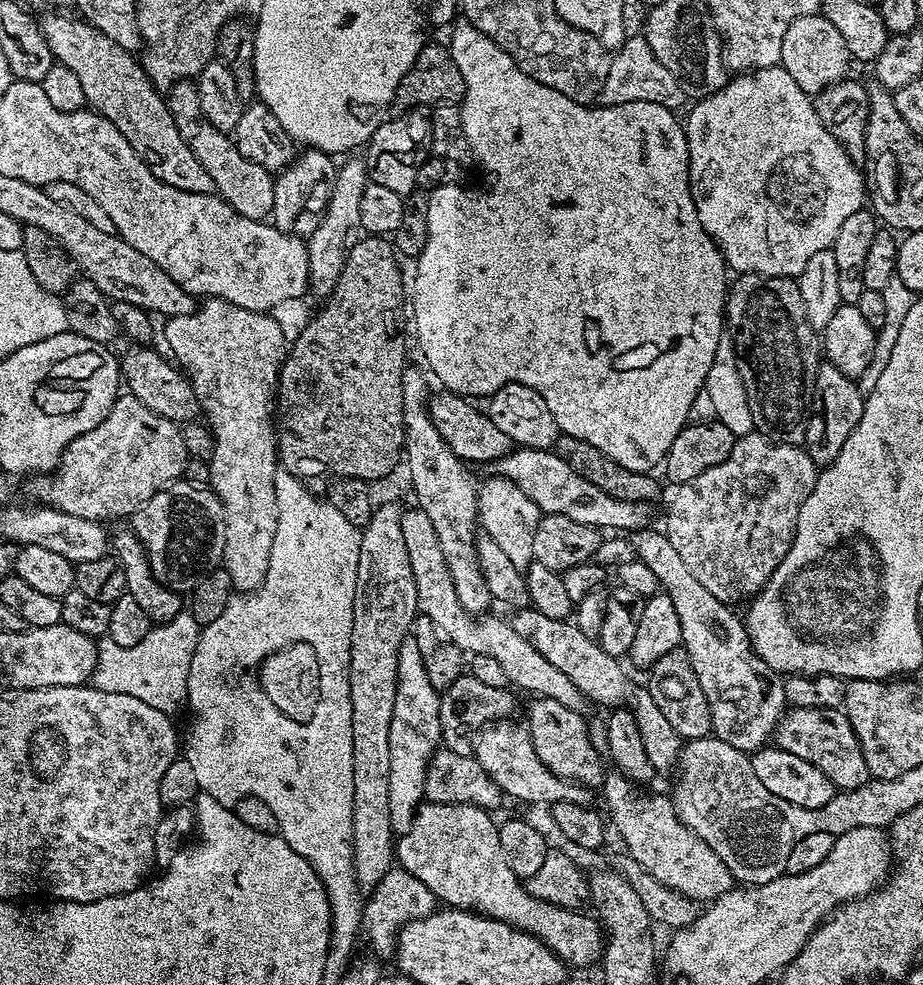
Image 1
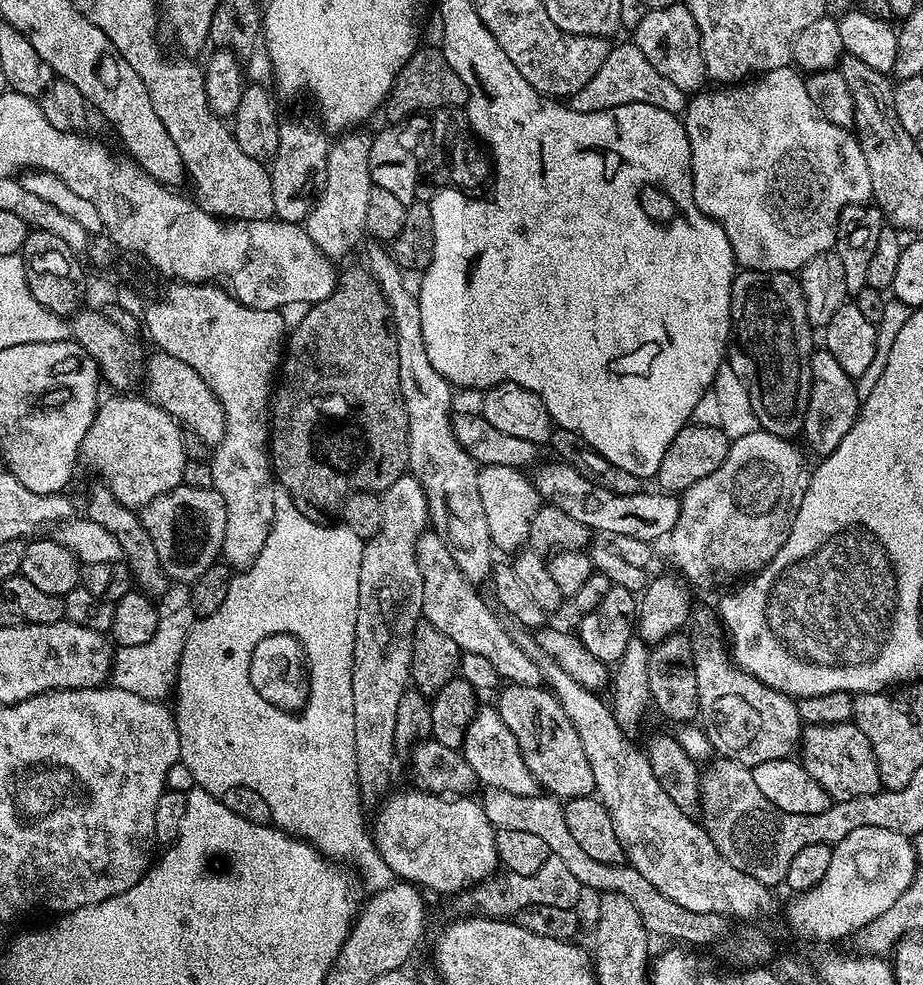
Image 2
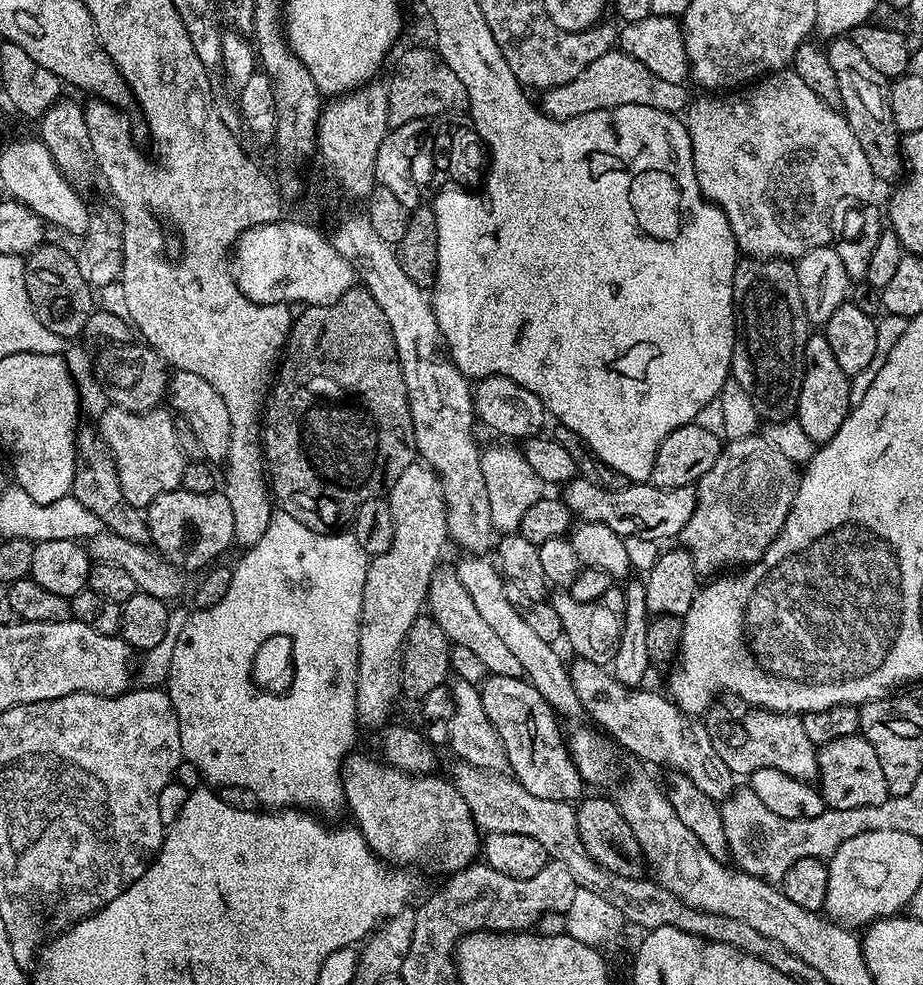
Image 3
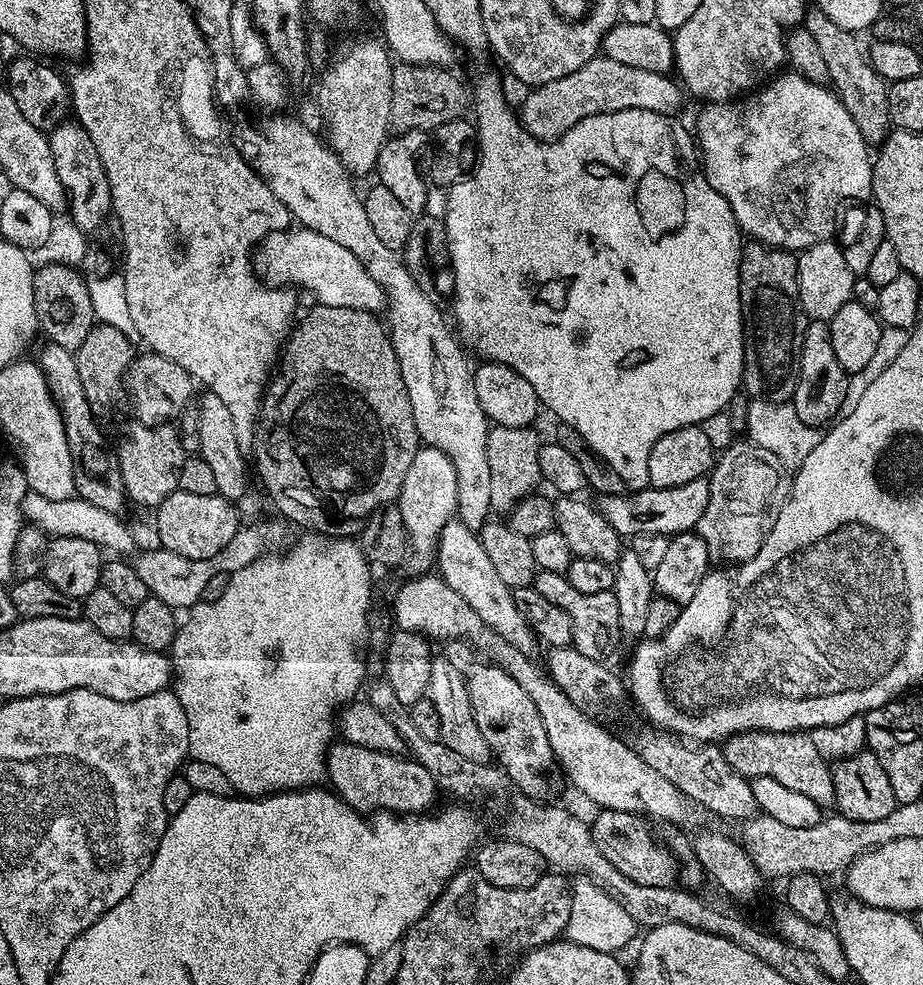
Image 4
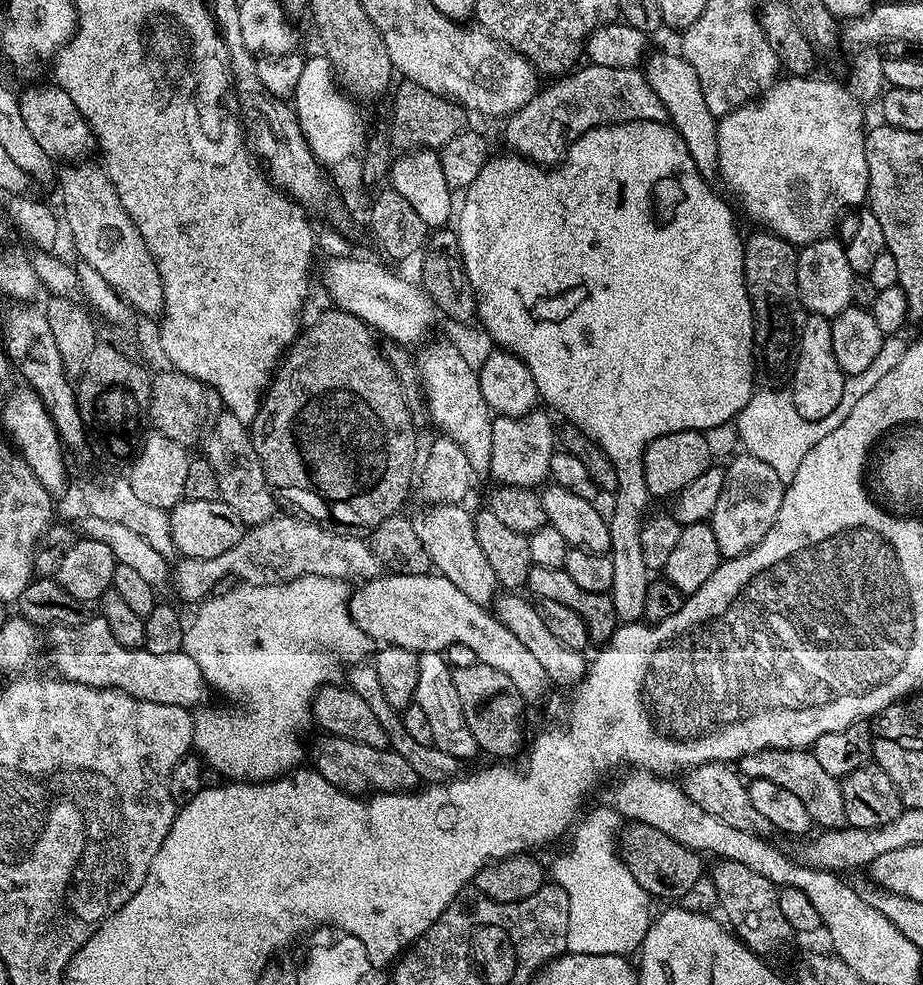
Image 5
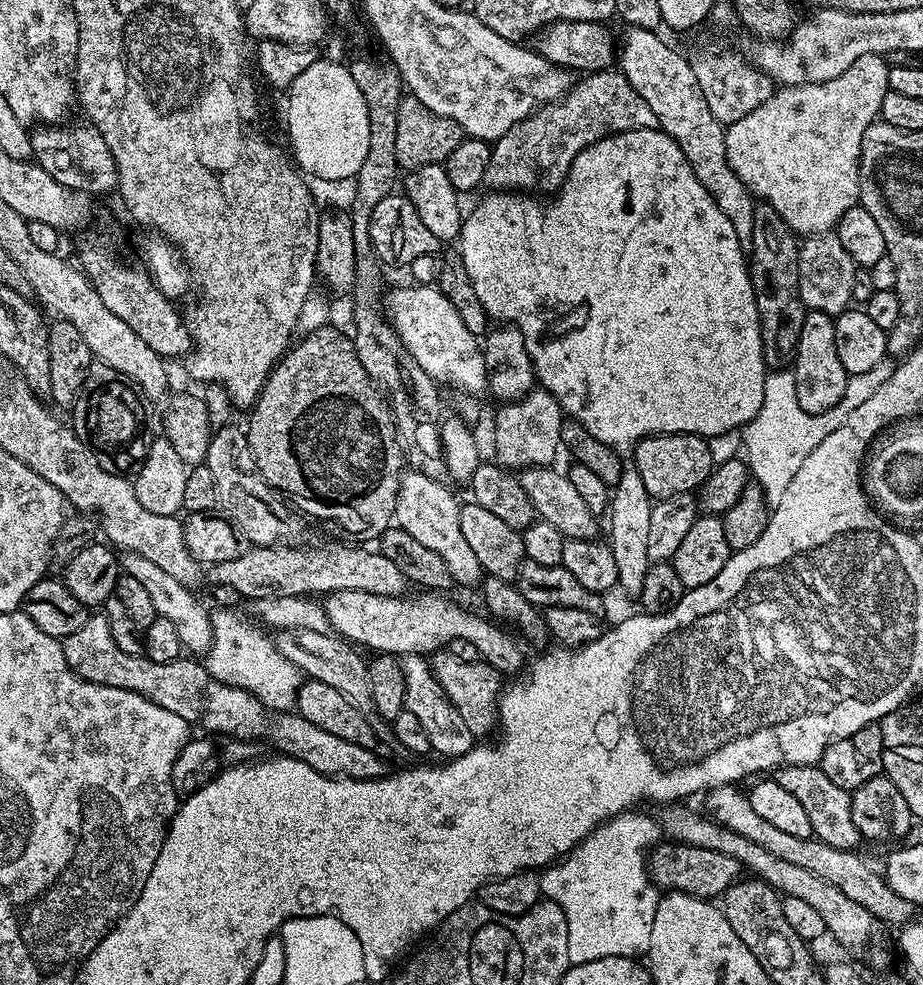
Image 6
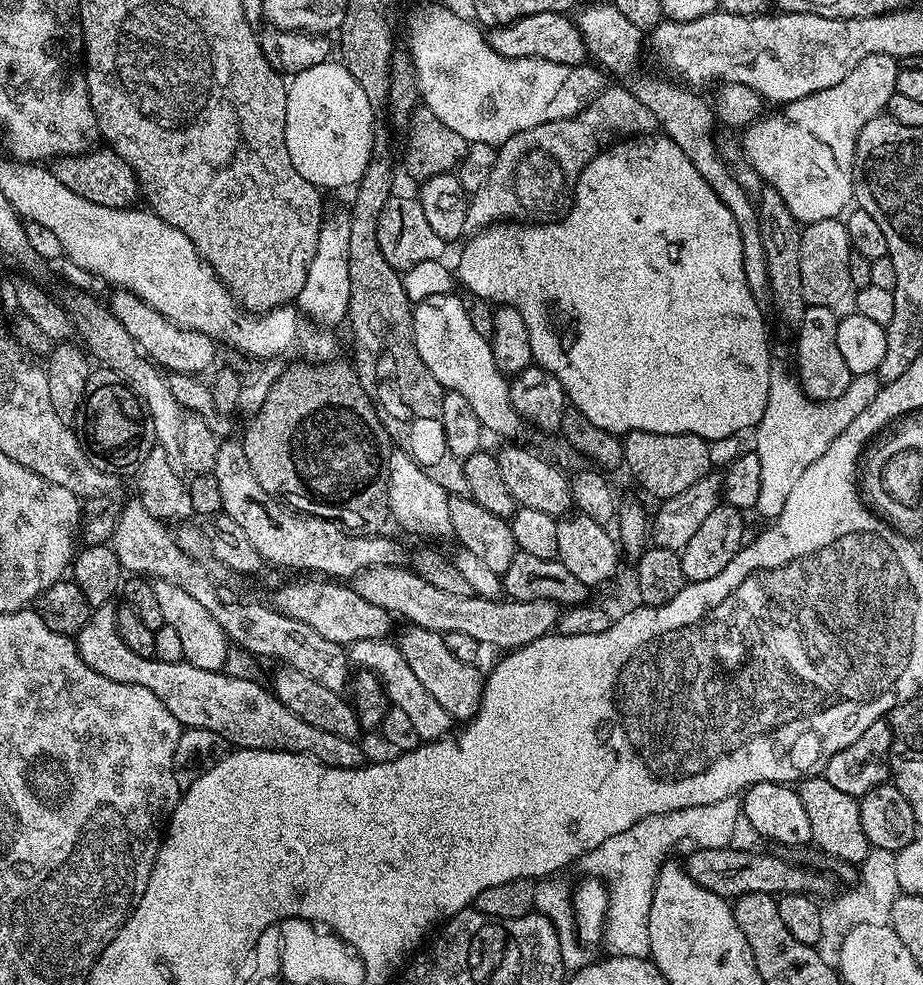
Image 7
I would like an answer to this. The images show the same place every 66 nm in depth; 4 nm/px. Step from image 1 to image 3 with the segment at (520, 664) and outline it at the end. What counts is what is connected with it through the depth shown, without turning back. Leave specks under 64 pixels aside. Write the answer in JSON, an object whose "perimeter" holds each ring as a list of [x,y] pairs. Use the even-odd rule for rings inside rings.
{"perimeter":[[[444,567],[436,568],[428,587],[426,608],[433,622],[446,633],[452,644],[466,646],[466,650],[471,650],[482,662],[485,673],[494,676],[523,677],[524,670],[514,658],[512,651],[509,651],[505,643],[490,630],[489,624],[478,614],[473,599],[466,592],[466,586],[462,586],[462,582],[459,581],[455,567]]]}

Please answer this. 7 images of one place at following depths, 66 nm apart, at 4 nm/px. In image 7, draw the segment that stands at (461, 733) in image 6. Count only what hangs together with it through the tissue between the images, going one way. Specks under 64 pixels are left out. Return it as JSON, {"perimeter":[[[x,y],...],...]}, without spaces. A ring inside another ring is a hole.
{"perimeter":[[[385,638],[354,642],[346,652],[351,667],[370,672],[379,680],[380,685],[384,687],[384,694],[388,698],[389,705],[405,712],[411,719],[414,730],[418,730],[421,741],[445,739],[451,733],[448,731],[454,727],[452,716],[446,714],[446,710],[442,710],[442,706],[438,706],[438,702],[434,702],[434,694],[430,694],[430,690],[426,690],[426,686],[422,686],[422,682],[418,682],[414,670],[410,670],[410,666],[406,666],[406,658],[402,658],[399,647],[393,641],[391,644],[390,641],[391,639]]]}

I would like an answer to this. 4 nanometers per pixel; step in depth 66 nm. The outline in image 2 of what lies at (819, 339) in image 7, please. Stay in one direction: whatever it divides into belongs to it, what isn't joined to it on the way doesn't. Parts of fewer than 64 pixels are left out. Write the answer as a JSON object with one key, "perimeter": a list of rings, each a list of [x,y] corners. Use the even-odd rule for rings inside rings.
{"perimeter":[[[827,350],[813,351],[810,370],[812,381],[802,440],[808,443],[809,450],[816,455],[816,458],[823,458],[838,450],[838,442],[842,442],[842,438],[850,434],[850,426],[854,426],[856,415],[860,412],[862,398],[856,393],[855,379],[848,376],[846,370],[842,370],[842,366],[838,366],[834,354],[830,354]]]}

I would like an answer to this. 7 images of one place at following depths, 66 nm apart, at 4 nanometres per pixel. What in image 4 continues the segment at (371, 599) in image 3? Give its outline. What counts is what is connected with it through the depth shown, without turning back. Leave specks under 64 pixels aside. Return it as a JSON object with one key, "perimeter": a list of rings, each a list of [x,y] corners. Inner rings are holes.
{"perimeter":[[[421,446],[414,454],[414,462],[410,462],[410,470],[406,470],[406,478],[402,482],[398,507],[400,520],[404,523],[404,534],[407,547],[412,552],[412,564],[416,570],[428,570],[437,559],[437,544],[443,527],[456,516],[458,502],[458,474],[454,470],[454,462],[442,450]]]}

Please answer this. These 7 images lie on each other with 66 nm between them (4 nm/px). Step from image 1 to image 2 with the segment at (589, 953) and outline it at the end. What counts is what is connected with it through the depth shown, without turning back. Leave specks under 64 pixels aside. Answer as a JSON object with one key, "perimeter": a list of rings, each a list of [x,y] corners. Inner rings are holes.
{"perimeter":[[[393,791],[383,801],[385,804],[376,816],[374,843],[384,860],[384,868],[396,875],[393,877],[415,884],[429,893],[432,891],[459,894],[473,884],[487,881],[493,875],[491,872],[498,868],[500,859],[496,853],[496,829],[493,828],[490,818],[486,818],[483,803],[479,799],[471,800],[473,797],[468,794],[439,796],[436,792],[415,791]]]}

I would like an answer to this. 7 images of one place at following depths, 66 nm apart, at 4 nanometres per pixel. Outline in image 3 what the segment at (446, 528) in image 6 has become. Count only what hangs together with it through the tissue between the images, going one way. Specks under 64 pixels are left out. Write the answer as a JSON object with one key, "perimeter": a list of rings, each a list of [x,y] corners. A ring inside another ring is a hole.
{"perimeter":[[[468,554],[459,563],[455,563],[455,570],[458,574],[462,586],[466,586],[466,592],[474,601],[478,614],[489,624],[490,630],[501,639],[512,651],[514,658],[524,670],[524,676],[529,683],[535,686],[535,689],[546,699],[547,704],[559,717],[578,718],[583,717],[584,711],[581,706],[581,700],[574,691],[573,683],[570,682],[567,663],[562,662],[561,656],[556,652],[555,645],[543,641],[541,637],[515,610],[513,604],[506,597],[505,580],[500,575],[499,567],[493,561],[486,561],[485,557]]]}

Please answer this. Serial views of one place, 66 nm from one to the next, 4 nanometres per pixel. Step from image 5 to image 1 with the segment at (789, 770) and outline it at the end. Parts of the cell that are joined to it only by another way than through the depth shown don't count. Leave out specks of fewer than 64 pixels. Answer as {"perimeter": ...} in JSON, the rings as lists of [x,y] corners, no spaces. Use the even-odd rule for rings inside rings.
{"perimeter":[[[655,527],[638,528],[630,536],[636,559],[654,574],[663,595],[674,602],[678,622],[682,622],[682,648],[692,660],[702,693],[710,706],[712,732],[722,742],[730,742],[734,750],[746,753],[760,751],[773,739],[776,724],[786,711],[788,699],[784,693],[781,673],[774,671],[752,650],[745,621],[735,616],[729,605],[723,604],[686,567],[686,561],[674,550],[670,538]]]}

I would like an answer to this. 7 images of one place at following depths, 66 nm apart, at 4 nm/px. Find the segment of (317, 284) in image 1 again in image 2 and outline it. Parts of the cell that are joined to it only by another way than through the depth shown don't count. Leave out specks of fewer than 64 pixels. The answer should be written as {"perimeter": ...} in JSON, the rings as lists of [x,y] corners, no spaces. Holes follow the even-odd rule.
{"perimeter":[[[352,130],[339,135],[336,140],[329,145],[324,186],[304,221],[308,237],[331,260],[346,255],[365,235],[367,203],[374,187],[369,164],[371,137],[360,130]]]}

